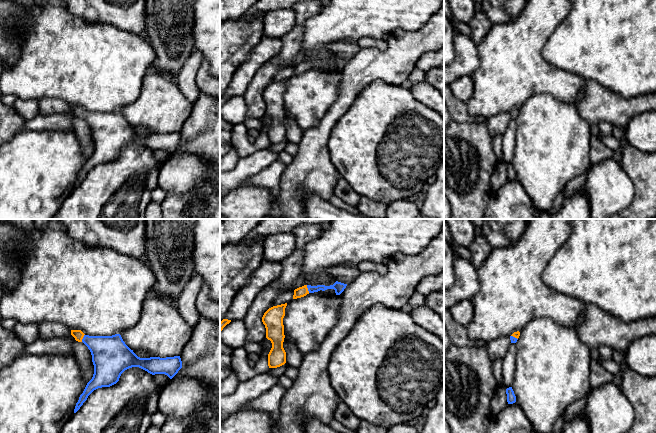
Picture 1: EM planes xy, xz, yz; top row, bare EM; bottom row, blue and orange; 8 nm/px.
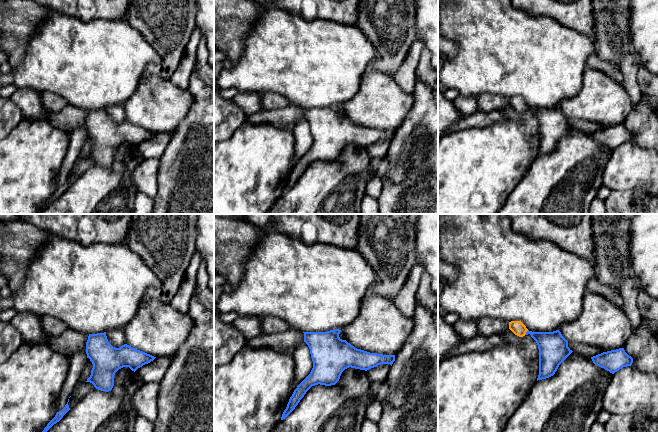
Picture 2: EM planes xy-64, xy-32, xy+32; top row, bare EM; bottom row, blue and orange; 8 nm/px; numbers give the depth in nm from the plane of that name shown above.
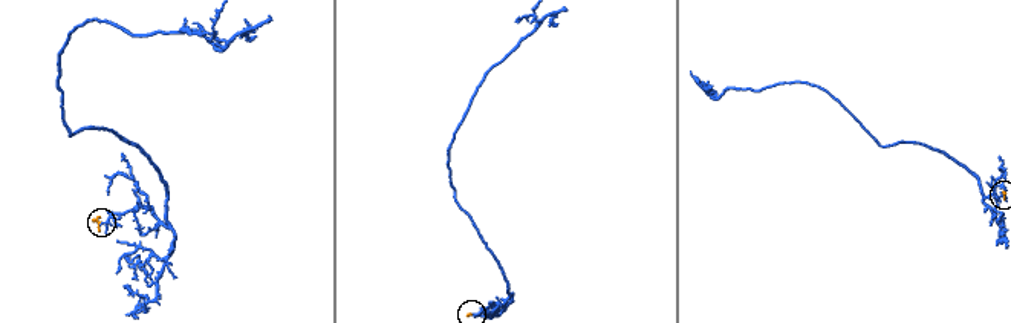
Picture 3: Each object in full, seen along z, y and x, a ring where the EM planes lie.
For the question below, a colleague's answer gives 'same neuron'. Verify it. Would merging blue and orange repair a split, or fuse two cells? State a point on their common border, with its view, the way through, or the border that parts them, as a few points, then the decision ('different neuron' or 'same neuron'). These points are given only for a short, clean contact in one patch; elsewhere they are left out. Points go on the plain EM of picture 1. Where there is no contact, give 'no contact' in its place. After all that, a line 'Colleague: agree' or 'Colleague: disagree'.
xz (308, 65) | across xz (339, 63), (308, 65), (302, 67) | same neuron
Colleague: agree

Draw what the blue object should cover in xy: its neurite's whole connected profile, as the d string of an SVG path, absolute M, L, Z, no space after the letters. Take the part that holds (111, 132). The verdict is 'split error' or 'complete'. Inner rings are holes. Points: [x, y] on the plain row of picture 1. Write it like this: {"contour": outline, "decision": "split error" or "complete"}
{"contour": "M71 106L78 118L83 118L91 128L94 150L76 179L76 189L88 172L96 165L110 163L119 157L121 150L132 143L148 149L165 150L172 155L182 144L180 132L140 134L123 117L120 110L112 112L89 112L81 106Z", "decision": "split error"}

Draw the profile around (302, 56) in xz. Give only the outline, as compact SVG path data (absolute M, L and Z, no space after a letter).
M301 50L293 59L292 59L292 64L295 66L299 63L302 63L304 61L308 61L308 55L306 51Z

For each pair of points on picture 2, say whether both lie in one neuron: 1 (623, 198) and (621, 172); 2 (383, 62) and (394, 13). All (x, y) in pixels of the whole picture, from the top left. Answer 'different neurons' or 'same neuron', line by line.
1: different neurons
2: same neuron

